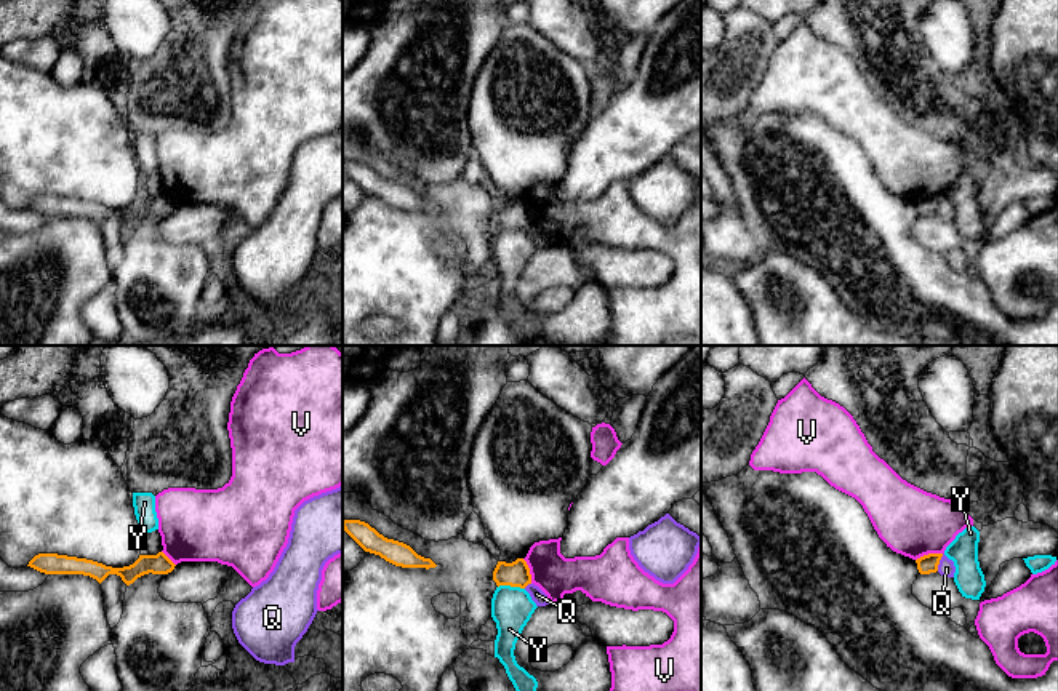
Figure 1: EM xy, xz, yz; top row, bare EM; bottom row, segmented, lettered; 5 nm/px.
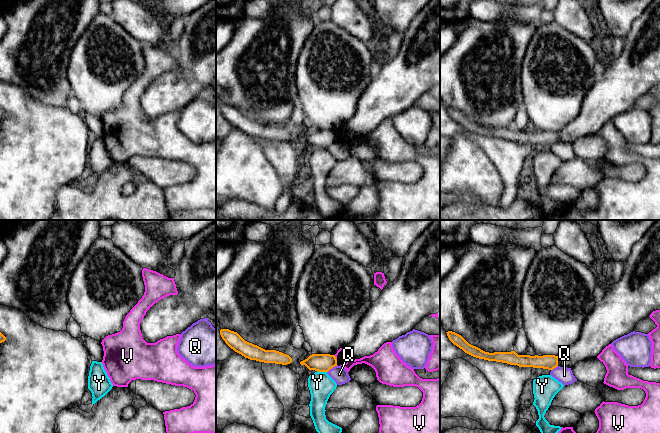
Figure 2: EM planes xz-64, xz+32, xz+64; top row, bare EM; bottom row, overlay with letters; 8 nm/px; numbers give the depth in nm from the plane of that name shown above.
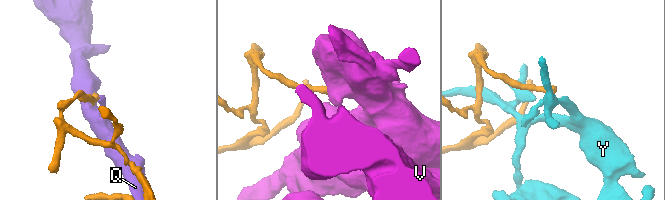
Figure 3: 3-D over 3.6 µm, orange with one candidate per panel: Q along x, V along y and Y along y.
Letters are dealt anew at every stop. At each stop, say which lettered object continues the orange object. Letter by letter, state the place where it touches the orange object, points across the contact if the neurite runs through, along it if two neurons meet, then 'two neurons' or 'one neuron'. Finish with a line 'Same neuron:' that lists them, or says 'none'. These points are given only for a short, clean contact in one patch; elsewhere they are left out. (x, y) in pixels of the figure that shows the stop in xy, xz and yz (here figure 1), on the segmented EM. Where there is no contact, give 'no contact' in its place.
Q: meets orange in yz at (938, 562); border along yz (943, 554), (937, 570); two neurons
V: meets orange in yz at (929, 554); border along yz (941, 552), (929, 552), (916, 560); two neurons
Y: meets orange in xz at (511, 586); border along xz (498, 586), (519, 586), (524, 589); two neurons
Same neuron: none

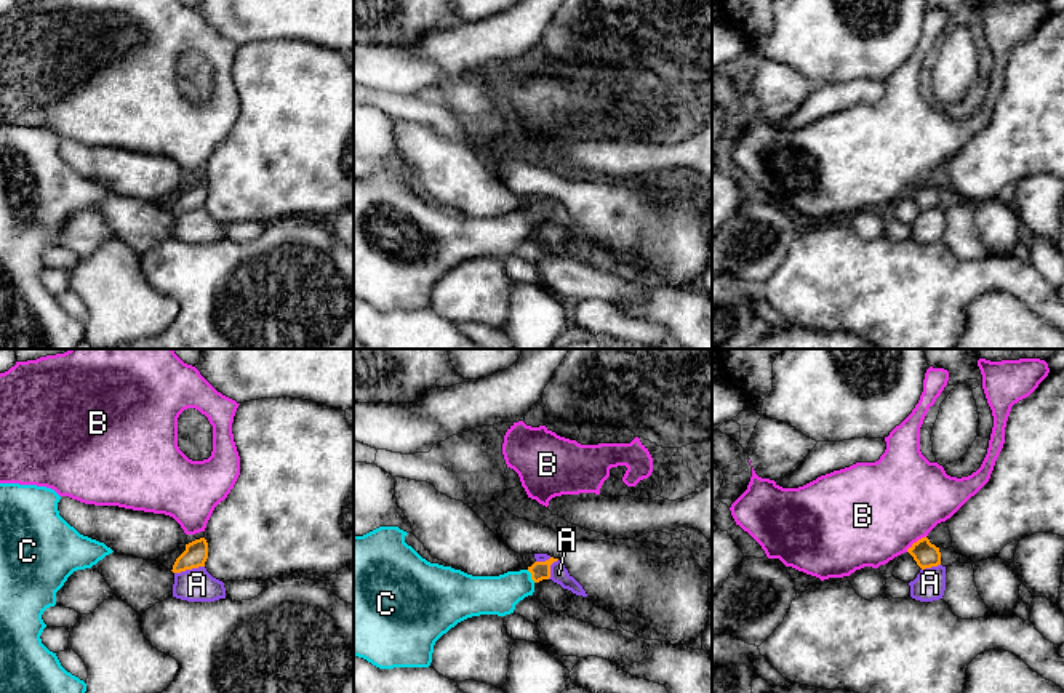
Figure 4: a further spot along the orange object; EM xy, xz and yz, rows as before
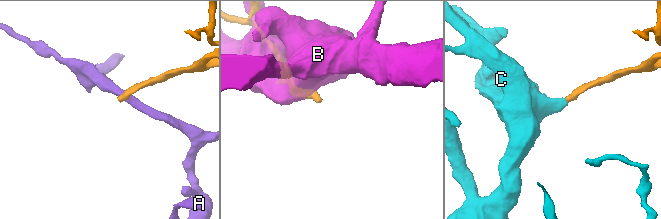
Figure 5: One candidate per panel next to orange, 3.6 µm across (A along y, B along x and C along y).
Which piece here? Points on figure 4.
A: meets orange in xy at (189, 568); border along xy (204, 565), (175, 573); two neurons
B: meets orange in yz at (917, 541); two neurons
C: meets orange in xz at (532, 576); runs through xz (540, 570), (532, 576), (500, 594); one neuron
Same neuron: C

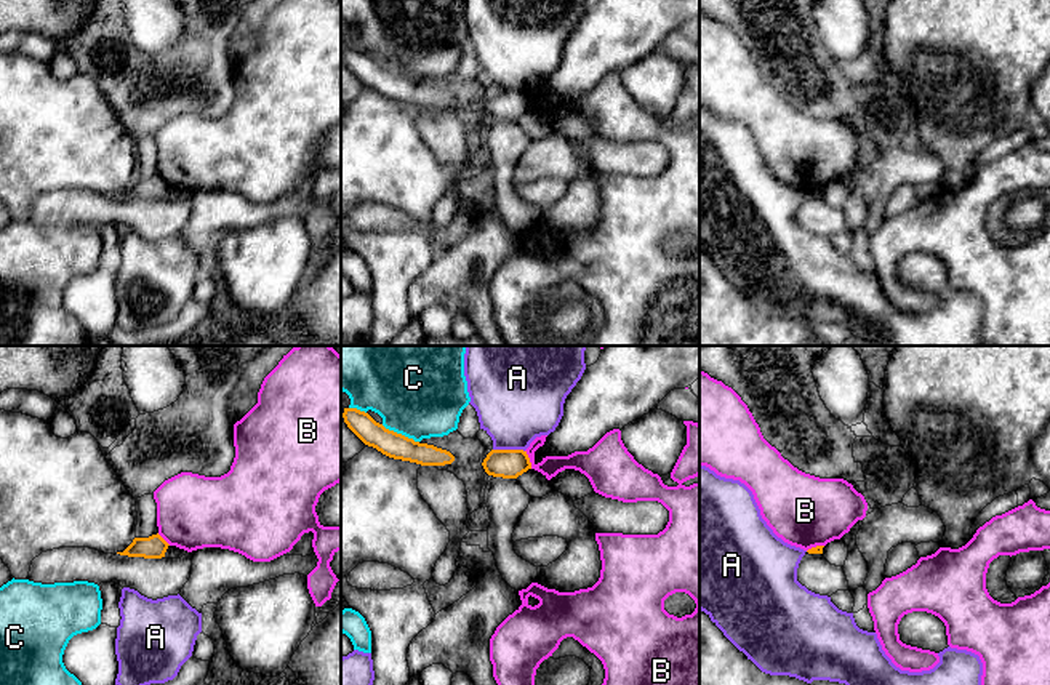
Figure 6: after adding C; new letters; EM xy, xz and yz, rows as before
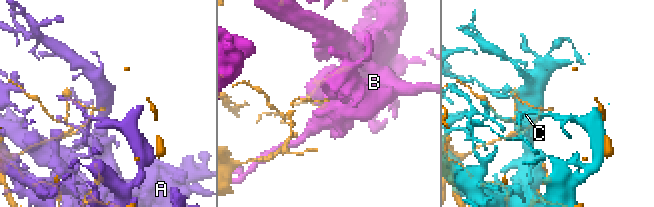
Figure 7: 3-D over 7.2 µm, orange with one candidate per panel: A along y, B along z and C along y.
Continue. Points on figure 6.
A: meets orange in xz at (509, 450); two neurons
B: meets orange in xz at (529, 460); two neurons
C: meets orange in xz at (400, 434); two neurons
Same neuron: none

